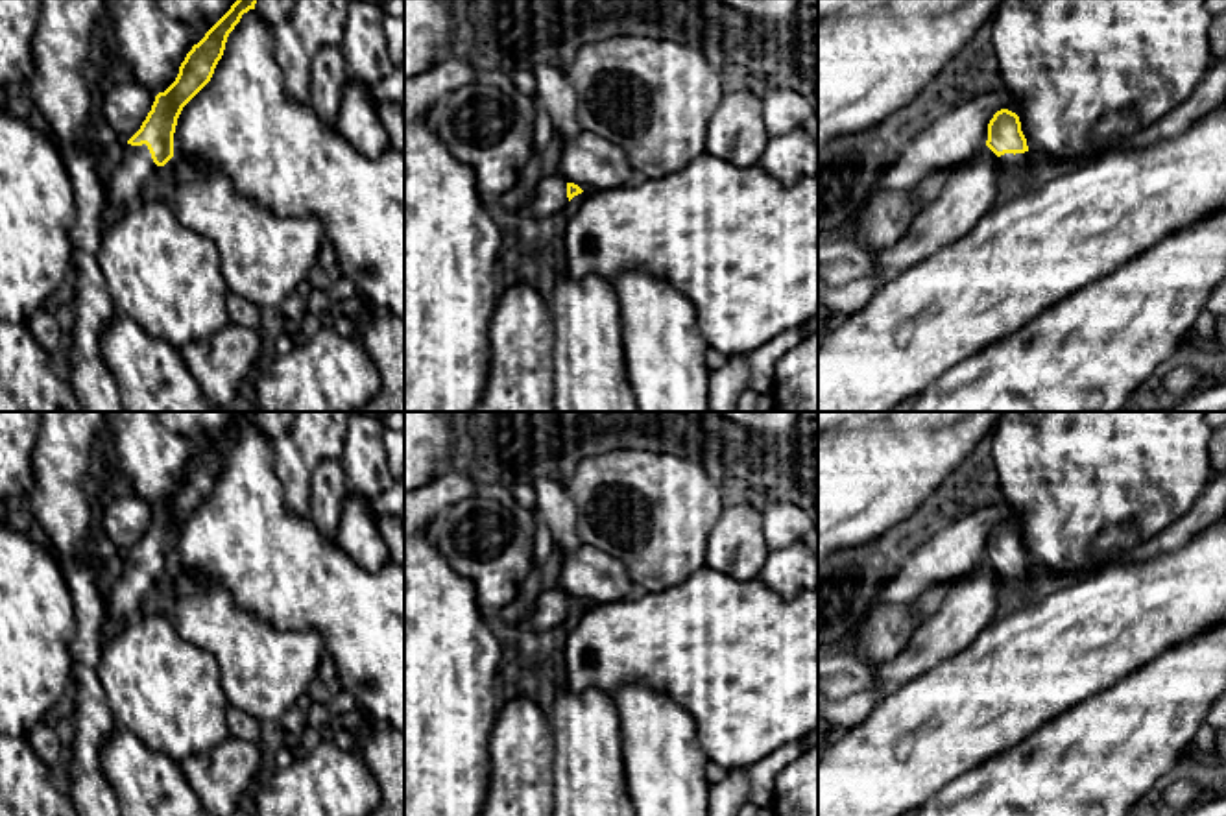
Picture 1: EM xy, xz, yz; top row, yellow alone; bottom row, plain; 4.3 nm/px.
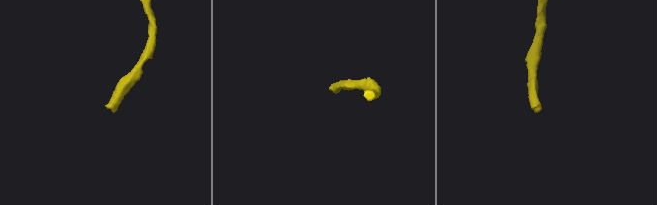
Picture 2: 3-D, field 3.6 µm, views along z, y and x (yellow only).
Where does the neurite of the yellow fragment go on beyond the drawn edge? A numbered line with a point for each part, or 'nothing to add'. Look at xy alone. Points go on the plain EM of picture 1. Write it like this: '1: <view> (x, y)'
1: xy (122, 597)

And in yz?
1: yz (1018, 578)

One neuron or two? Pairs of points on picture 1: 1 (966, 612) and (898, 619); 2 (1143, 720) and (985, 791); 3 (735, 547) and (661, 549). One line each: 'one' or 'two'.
1: two
2: one
3: two

